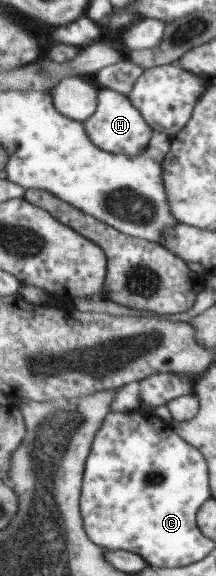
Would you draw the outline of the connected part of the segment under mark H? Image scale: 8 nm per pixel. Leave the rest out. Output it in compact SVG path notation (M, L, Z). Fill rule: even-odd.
M97 89L96 112L82 121L87 136L100 149L110 153L134 155L145 150L153 134L150 125L143 120L138 109L122 93L111 89Z

